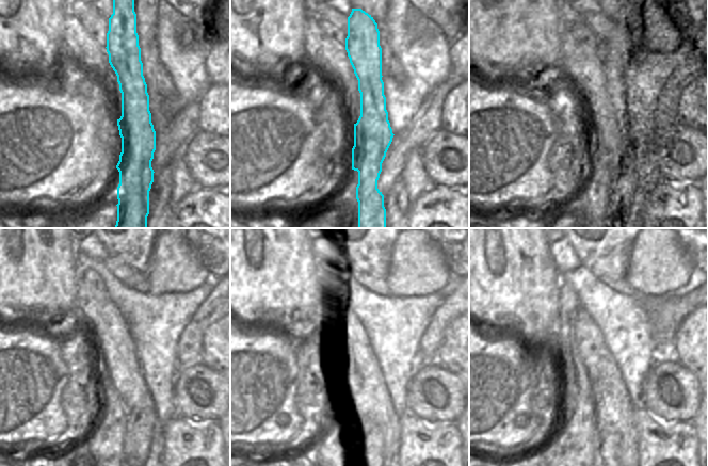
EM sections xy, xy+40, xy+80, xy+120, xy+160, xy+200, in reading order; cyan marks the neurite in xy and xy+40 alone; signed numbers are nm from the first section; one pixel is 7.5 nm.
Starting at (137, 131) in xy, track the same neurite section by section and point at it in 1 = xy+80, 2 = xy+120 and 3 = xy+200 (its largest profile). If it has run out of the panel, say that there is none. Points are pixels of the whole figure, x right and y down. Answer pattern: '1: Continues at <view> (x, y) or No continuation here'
1: Continues at xy+80 (616, 43)
2: Continues at xy+120 (119, 414)
3: Continues at xy+200 (595, 420).

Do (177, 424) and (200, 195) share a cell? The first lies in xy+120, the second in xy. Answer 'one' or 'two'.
one

